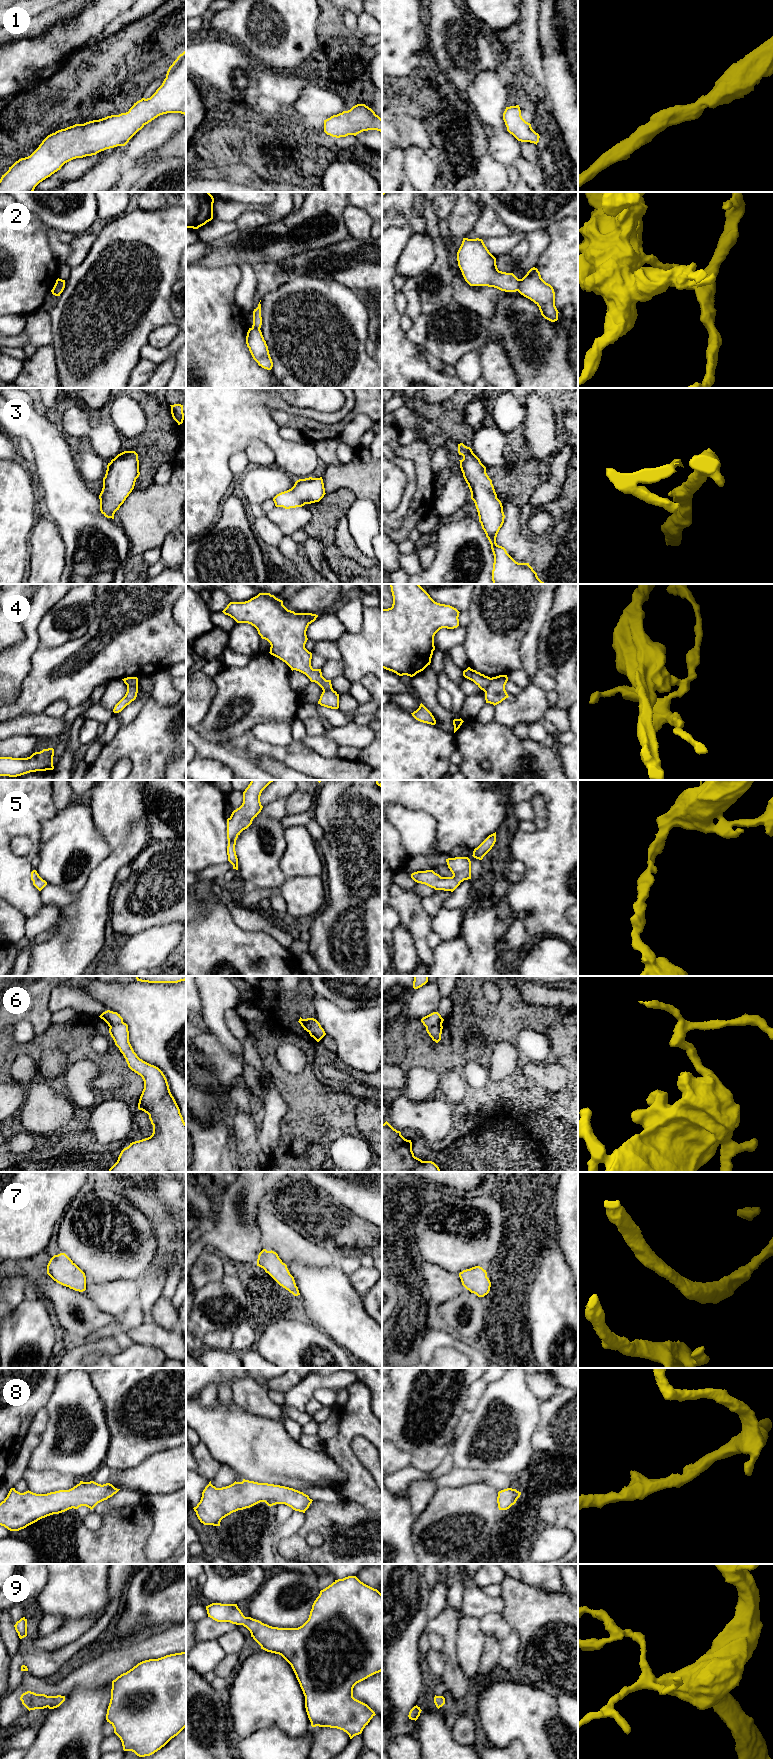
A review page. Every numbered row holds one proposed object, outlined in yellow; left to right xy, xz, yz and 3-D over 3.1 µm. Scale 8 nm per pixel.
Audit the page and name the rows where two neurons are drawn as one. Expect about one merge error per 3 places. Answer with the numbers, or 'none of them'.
2, 6

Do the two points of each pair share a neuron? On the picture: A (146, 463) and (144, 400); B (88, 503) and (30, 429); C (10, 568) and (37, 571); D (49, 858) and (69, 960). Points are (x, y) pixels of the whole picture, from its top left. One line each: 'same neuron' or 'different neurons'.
A: same neuron
B: same neuron
C: different neurons
D: different neurons

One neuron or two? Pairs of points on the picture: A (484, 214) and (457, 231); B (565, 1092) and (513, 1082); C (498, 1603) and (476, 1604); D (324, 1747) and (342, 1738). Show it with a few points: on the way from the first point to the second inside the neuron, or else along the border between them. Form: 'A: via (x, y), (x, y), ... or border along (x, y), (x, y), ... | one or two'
A: border along (475, 202), (478, 205), (478, 217), (471, 229) | two
B: border along (553, 1093), (563, 1097), (567, 1103) | two
C: via (493, 1604), (481, 1604) | one
D: via (328, 1743), (338, 1740) | one

